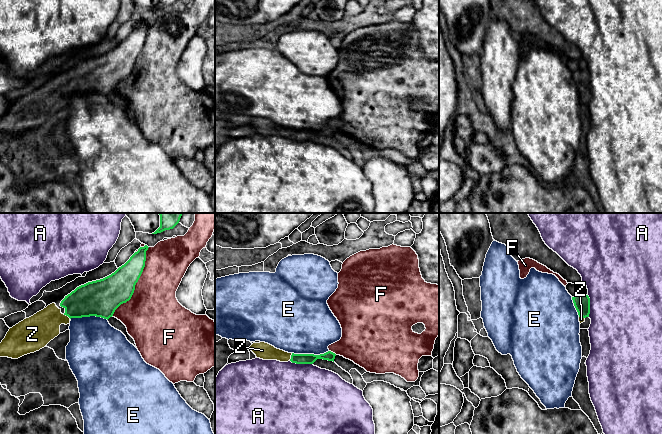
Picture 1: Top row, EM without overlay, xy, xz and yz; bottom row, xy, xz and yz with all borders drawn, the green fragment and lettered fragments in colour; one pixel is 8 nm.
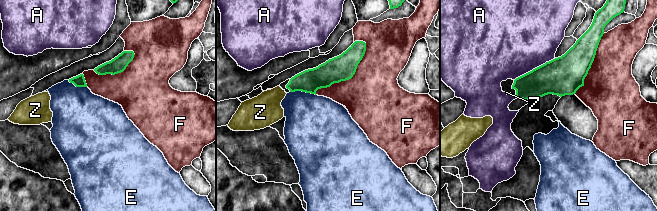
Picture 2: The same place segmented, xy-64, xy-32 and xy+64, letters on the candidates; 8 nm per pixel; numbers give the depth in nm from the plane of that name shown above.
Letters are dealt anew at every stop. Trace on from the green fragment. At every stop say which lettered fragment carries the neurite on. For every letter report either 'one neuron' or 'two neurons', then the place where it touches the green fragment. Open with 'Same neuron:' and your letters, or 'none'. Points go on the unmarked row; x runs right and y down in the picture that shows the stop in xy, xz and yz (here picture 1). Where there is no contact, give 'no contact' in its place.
Same neuron: Z
A: two neurons; contact xz (301, 139)
E: two neurons; contact xy (89, 92)
F: two neurons; contact xy (136, 58)
Z: one neuron; contact xz (291, 133)

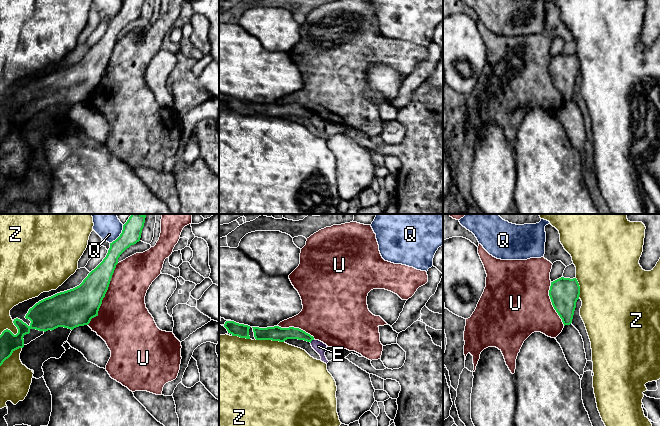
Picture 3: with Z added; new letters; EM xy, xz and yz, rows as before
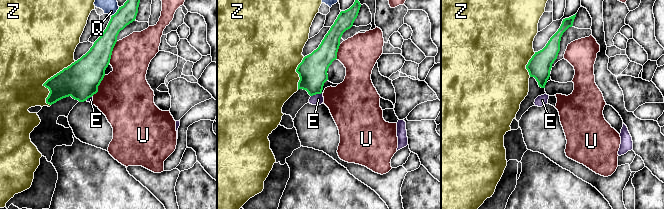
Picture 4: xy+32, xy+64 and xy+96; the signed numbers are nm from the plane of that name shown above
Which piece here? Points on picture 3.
Same neuron: none
E: two neurons; contact xz (312, 115)
Q: two neurons; contact xy (120, 11)
U: two neurons; contact xy (105, 69)
Z: two neurons; contact xz (269, 115)

